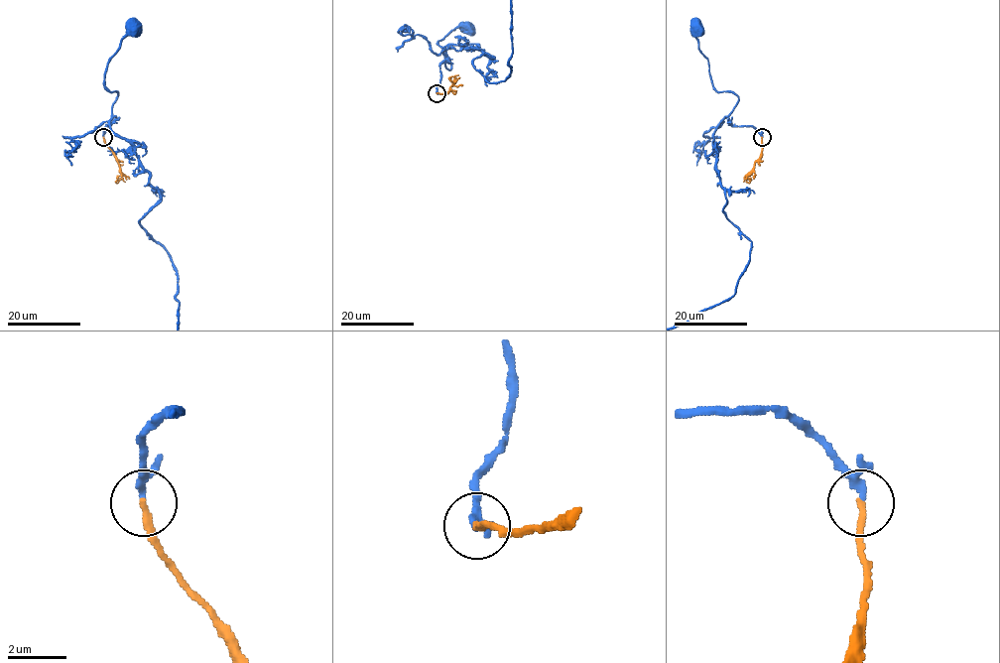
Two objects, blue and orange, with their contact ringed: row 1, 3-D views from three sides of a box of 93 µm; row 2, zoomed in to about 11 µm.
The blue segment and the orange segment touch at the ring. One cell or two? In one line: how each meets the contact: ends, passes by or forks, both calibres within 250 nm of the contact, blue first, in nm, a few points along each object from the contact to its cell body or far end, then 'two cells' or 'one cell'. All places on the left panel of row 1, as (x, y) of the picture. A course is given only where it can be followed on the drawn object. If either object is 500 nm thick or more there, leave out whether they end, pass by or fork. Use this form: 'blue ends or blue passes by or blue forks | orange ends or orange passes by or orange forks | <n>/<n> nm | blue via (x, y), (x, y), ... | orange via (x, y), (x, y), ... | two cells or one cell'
blue passes by | orange ends | 200/240 nm | blue via (103, 136), (103, 129), (115, 117), (112, 106), (117, 96), (104, 86), (105, 67), (133, 25) | orange via (103, 137), (118, 163), (121, 174), (118, 180), (123, 178) | one cell

